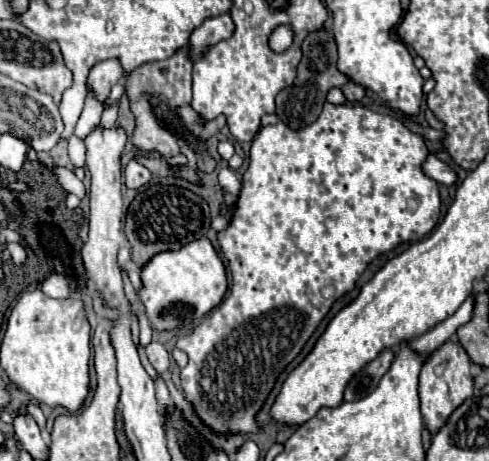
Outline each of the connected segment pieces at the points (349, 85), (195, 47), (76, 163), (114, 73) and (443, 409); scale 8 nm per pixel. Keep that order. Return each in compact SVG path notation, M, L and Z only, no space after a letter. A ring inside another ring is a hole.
M347 81L347 83L341 87L341 91L343 91L346 100L351 103L360 102L361 99L363 99L363 95L365 95L365 89L359 87L359 85L353 81Z
M227 13L213 17L213 19L207 19L201 27L197 27L191 33L191 39L189 39L191 57L193 59L203 57L215 43L229 39L233 35L233 31L235 31L235 23Z
M78 137L68 138L68 155L75 169L83 169L85 167L86 147L83 140Z
M119 59L101 61L89 73L87 87L91 87L95 91L95 95L97 95L97 99L103 103L105 101L105 95L109 95L111 87L121 79L121 75L123 75L123 67L121 67Z
M447 341L443 343L437 351L433 351L429 355L429 359L425 361L421 375L419 375L419 397L421 397L421 413L423 413L423 421L425 427L431 435L435 435L445 421L449 419L449 415L469 397L473 395L473 377L471 377L471 361L469 355L465 353L465 349L459 343ZM449 361L449 369L443 371L443 375L435 373L435 367L439 363L447 363Z

